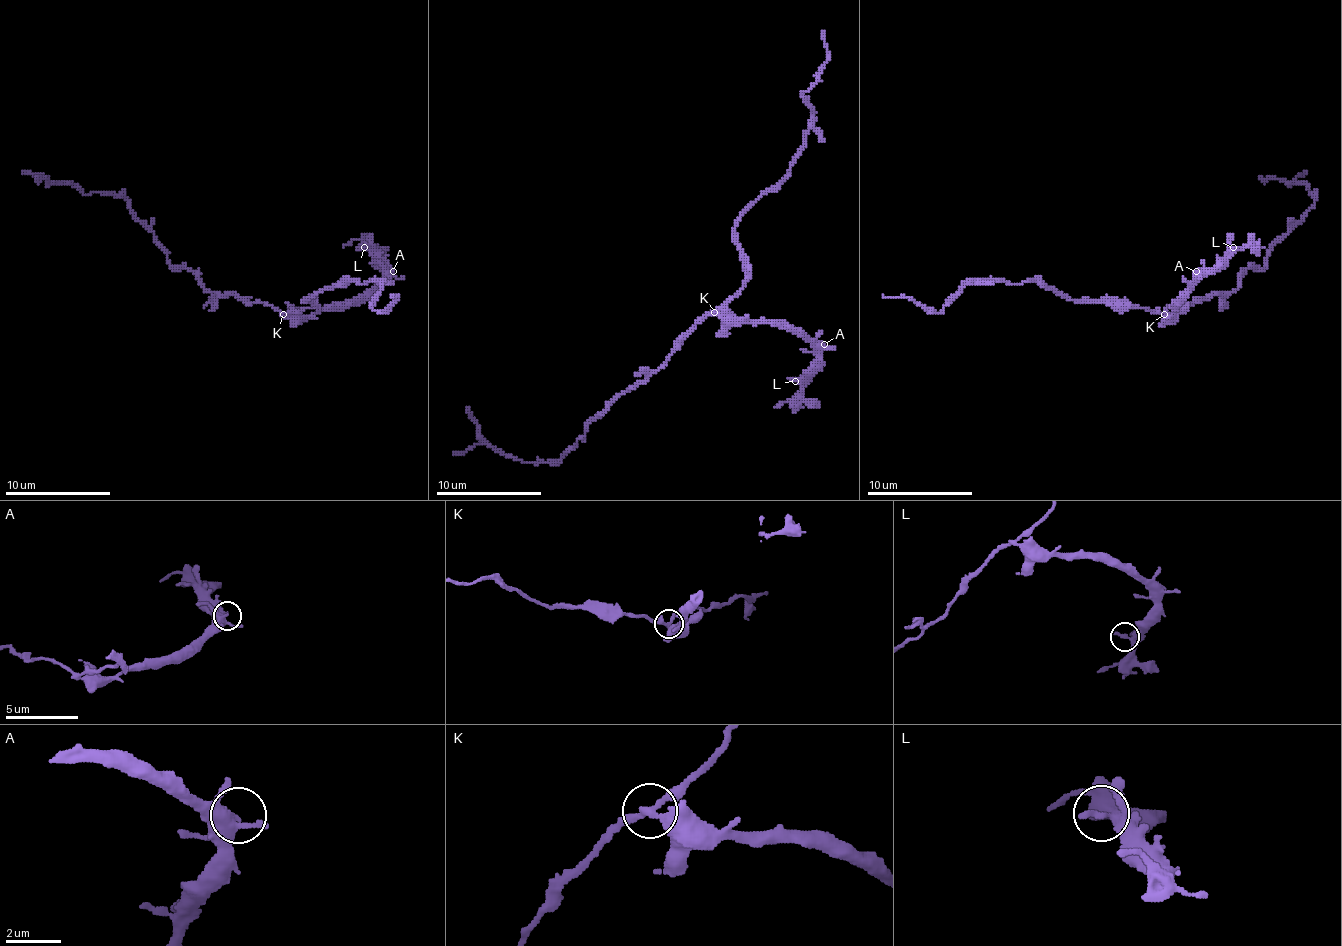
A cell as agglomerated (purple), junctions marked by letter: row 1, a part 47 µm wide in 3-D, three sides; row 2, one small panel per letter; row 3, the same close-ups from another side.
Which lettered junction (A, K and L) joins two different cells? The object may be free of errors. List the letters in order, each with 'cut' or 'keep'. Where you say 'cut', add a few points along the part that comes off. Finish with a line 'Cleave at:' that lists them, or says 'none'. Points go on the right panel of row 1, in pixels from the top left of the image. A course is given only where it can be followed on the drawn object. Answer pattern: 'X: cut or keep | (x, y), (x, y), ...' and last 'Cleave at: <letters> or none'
A: keep
K: cut | (1164, 313), (1177, 302), (1233, 292), (1314, 202), (1304, 184), (1259, 176)
L: keep
Cleave at: K

